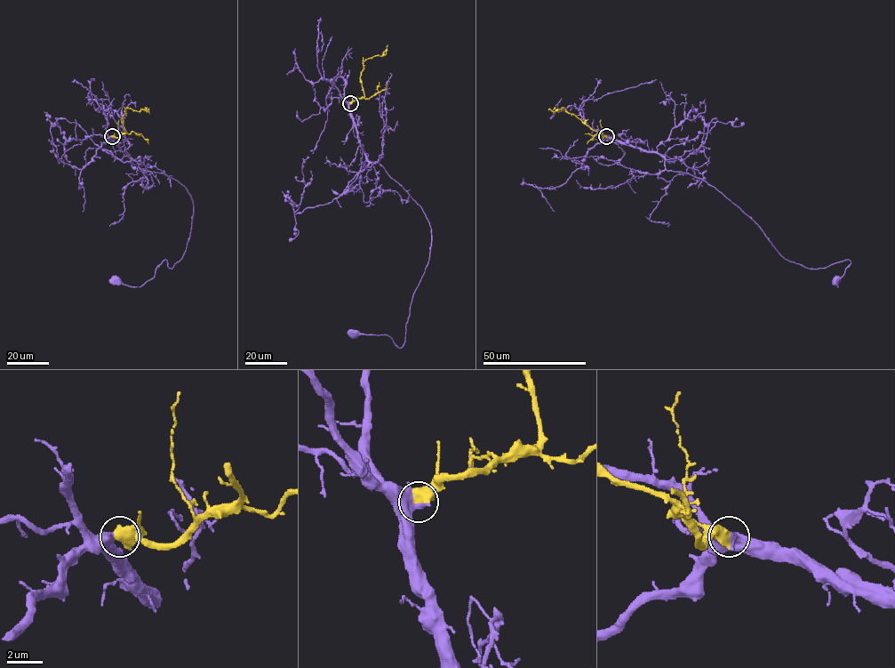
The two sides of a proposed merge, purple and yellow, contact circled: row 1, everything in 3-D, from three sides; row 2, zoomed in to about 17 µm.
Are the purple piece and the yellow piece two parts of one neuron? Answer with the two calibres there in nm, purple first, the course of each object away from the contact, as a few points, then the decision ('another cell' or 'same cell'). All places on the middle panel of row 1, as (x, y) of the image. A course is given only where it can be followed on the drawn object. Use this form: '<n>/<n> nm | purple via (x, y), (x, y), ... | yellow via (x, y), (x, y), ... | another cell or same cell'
650/700 nm | purple via (350, 104), (364, 155), (419, 205), (431, 233), (403, 346), (385, 334), (353, 335) | yellow via (350, 103), (363, 96), (360, 79), (363, 63), (367, 59), (382, 55), (387, 44) | same cell

